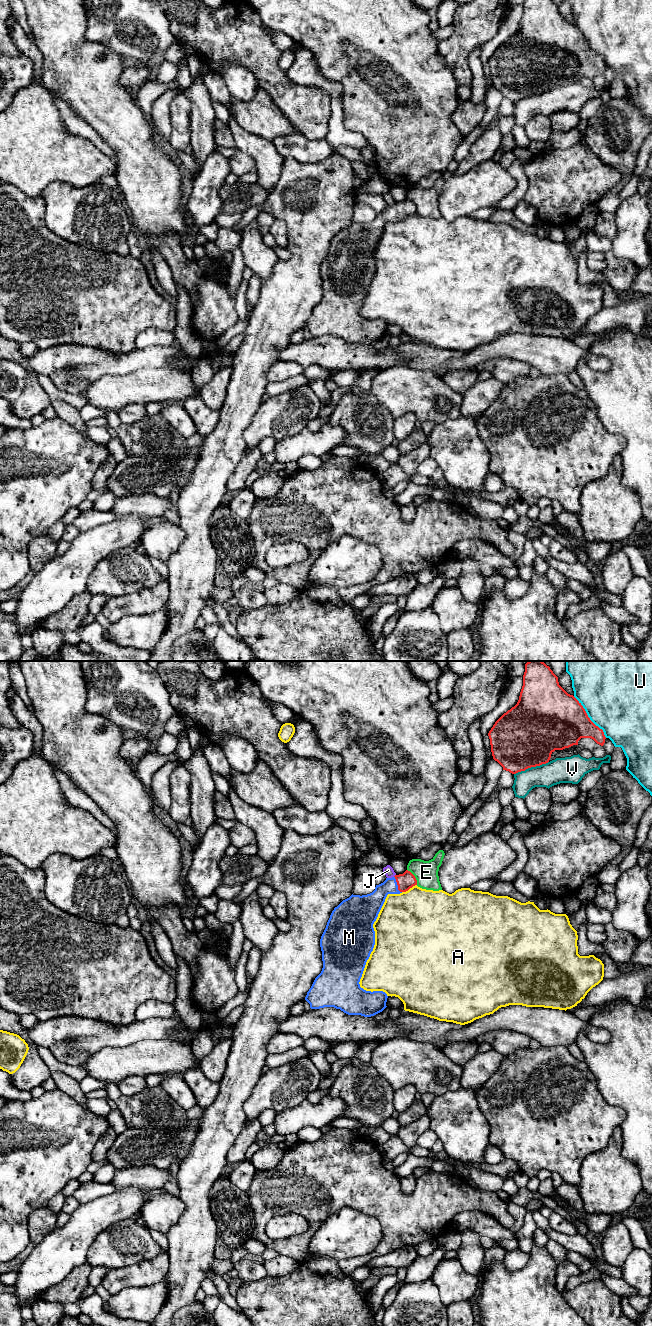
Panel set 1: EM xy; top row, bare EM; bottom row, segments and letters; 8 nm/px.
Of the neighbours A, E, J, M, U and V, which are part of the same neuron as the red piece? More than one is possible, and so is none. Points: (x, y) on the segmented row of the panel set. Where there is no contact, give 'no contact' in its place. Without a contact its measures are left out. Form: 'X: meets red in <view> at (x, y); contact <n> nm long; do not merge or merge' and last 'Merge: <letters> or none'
A: meets red in xy at (409, 888); contact 140 nm long; do not merge
E: meets red in xy at (414, 877); contact 150 nm long; do not merge
J: no contact; do not merge
M: meets red in xy at (397, 884); contact 150 nm long; merge
U: meets red in xy at (588, 717); contact 420 nm long; do not merge
V: meets red in xy at (531, 766); contact 300 nm long; do not merge
Merge: M

